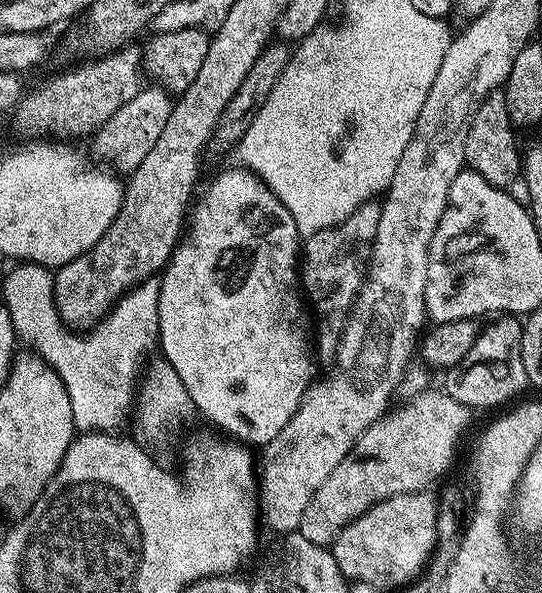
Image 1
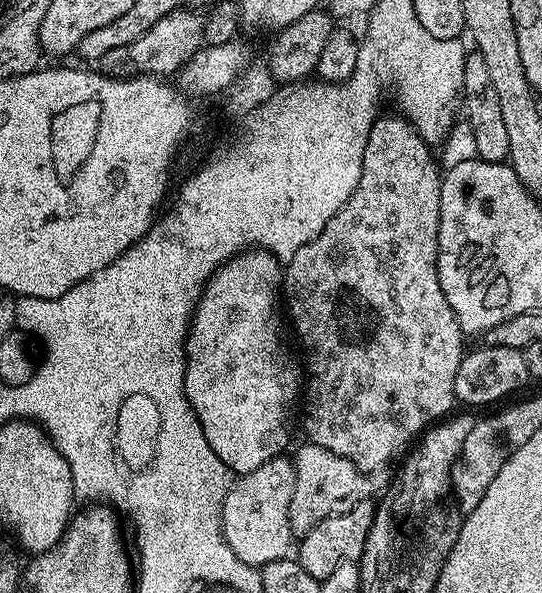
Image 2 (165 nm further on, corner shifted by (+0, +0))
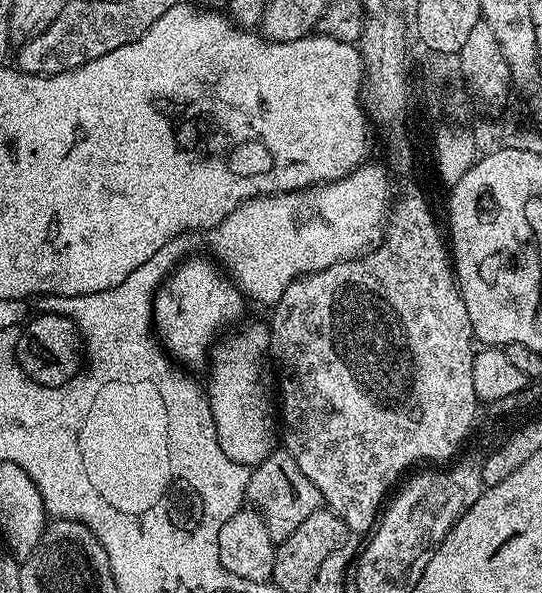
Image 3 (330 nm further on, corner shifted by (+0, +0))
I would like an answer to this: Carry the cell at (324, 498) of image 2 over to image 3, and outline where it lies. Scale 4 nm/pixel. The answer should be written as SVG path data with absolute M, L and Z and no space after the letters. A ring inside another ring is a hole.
M277 450L260 464L252 468L252 477L248 483L247 503L259 511L270 530L270 538L282 542L310 518L322 506L320 491L302 470L298 470L298 462L287 450Z

